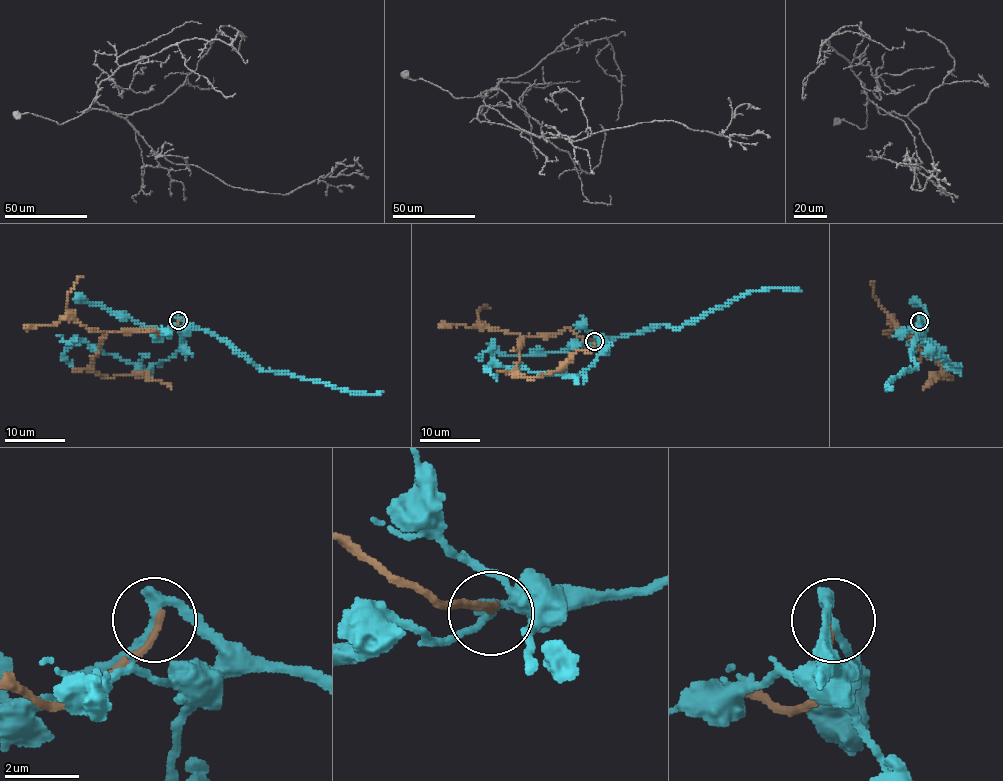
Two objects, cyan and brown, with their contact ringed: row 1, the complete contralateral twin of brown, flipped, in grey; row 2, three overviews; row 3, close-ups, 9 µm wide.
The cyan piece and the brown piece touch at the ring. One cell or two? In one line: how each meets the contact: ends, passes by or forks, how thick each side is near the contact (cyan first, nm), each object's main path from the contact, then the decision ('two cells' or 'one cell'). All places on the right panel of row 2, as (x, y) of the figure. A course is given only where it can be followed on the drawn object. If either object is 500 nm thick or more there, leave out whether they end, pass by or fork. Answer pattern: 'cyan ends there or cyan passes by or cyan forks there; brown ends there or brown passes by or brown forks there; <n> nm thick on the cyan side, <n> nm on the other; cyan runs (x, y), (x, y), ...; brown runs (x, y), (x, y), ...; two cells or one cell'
cyan passes by; brown ends there; 240 nm thick on the cyan side, 200 nm on the other; cyan runs (919, 321), (911, 351), (915, 368), (907, 369), (887, 385), (888, 389), (893, 386); brown runs (919, 321), (918, 331), (913, 335), (904, 333), (909, 331), (907, 334), (951, 379), (933, 376), (924, 389); two cells

